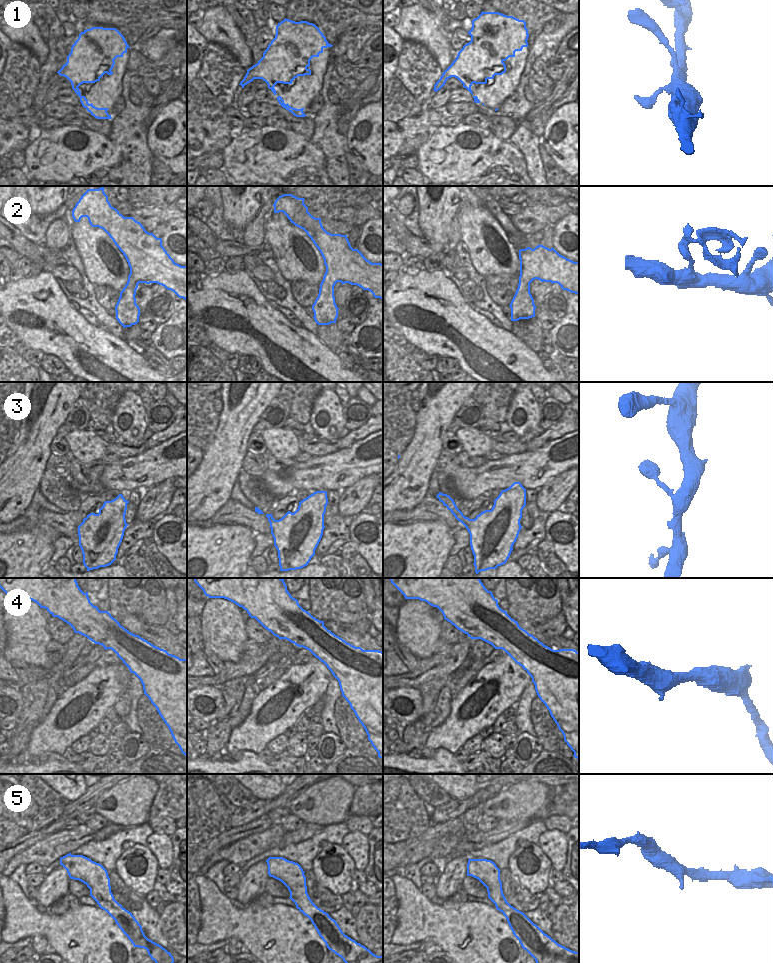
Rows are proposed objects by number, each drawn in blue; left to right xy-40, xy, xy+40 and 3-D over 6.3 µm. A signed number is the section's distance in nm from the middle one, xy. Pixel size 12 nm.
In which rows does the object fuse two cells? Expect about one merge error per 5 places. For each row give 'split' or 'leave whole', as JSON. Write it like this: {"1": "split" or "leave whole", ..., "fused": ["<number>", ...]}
{"1": "leave whole", "2": "leave whole", "3": "leave whole", "4": "leave whole", "5": "leave whole", "fused": []}

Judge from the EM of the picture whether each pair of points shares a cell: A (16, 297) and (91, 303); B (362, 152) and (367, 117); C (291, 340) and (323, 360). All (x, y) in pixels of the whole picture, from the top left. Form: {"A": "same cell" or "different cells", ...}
{"A": "different cells", "B": "same cell", "C": "same cell"}

